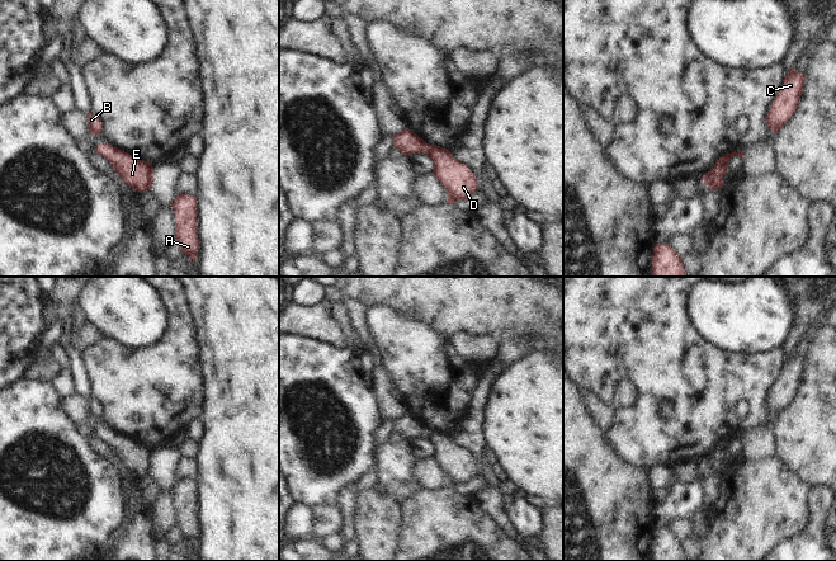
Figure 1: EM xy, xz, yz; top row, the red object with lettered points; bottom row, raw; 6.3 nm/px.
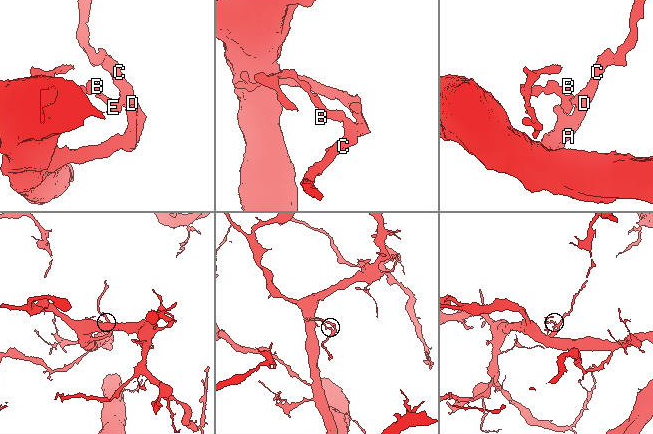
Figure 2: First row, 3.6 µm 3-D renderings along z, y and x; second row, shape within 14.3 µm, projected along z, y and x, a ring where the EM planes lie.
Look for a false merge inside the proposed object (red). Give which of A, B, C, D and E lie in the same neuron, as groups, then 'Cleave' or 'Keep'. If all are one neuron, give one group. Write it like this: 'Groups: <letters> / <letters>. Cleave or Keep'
Groups: A C D / B E. Cleave

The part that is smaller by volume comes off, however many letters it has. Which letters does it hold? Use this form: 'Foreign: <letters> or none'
Foreign: B, E

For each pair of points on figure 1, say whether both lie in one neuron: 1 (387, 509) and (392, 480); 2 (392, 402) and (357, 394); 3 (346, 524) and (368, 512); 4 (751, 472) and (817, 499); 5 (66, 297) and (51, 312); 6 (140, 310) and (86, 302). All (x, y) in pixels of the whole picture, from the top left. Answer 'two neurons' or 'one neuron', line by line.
1: two neurons
2: two neurons
3: two neurons
4: two neurons
5: one neuron
6: one neuron

